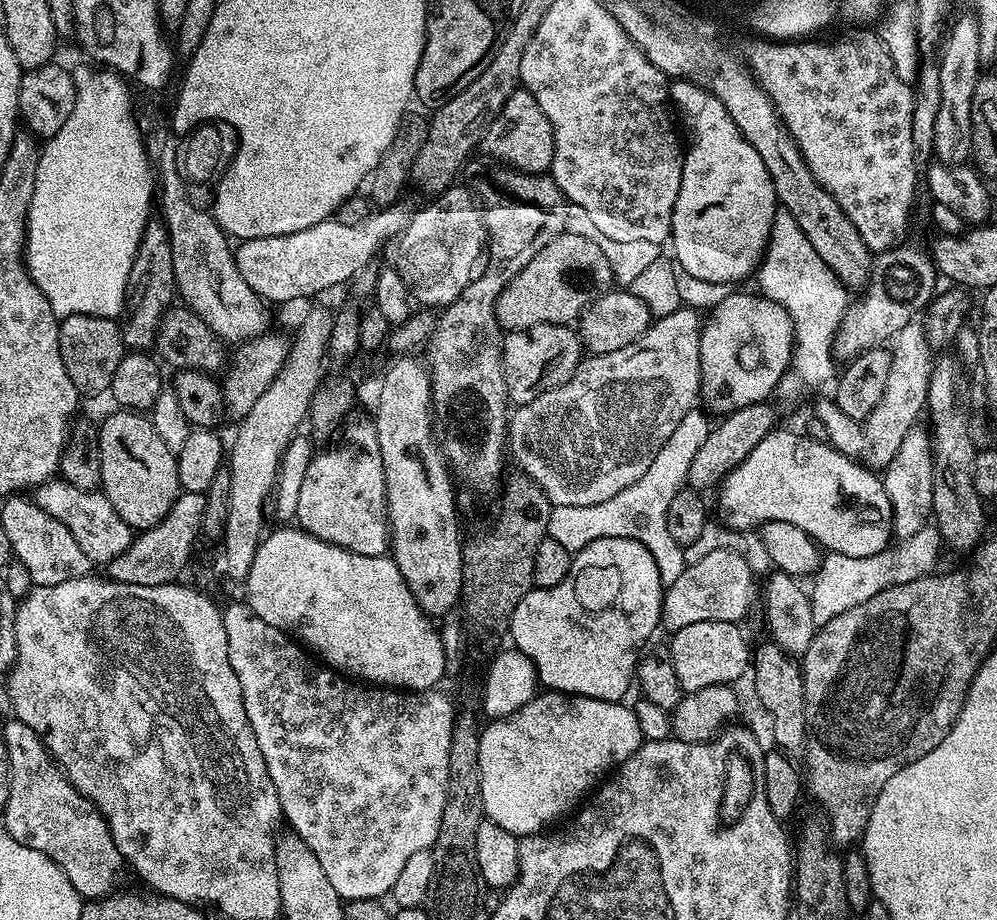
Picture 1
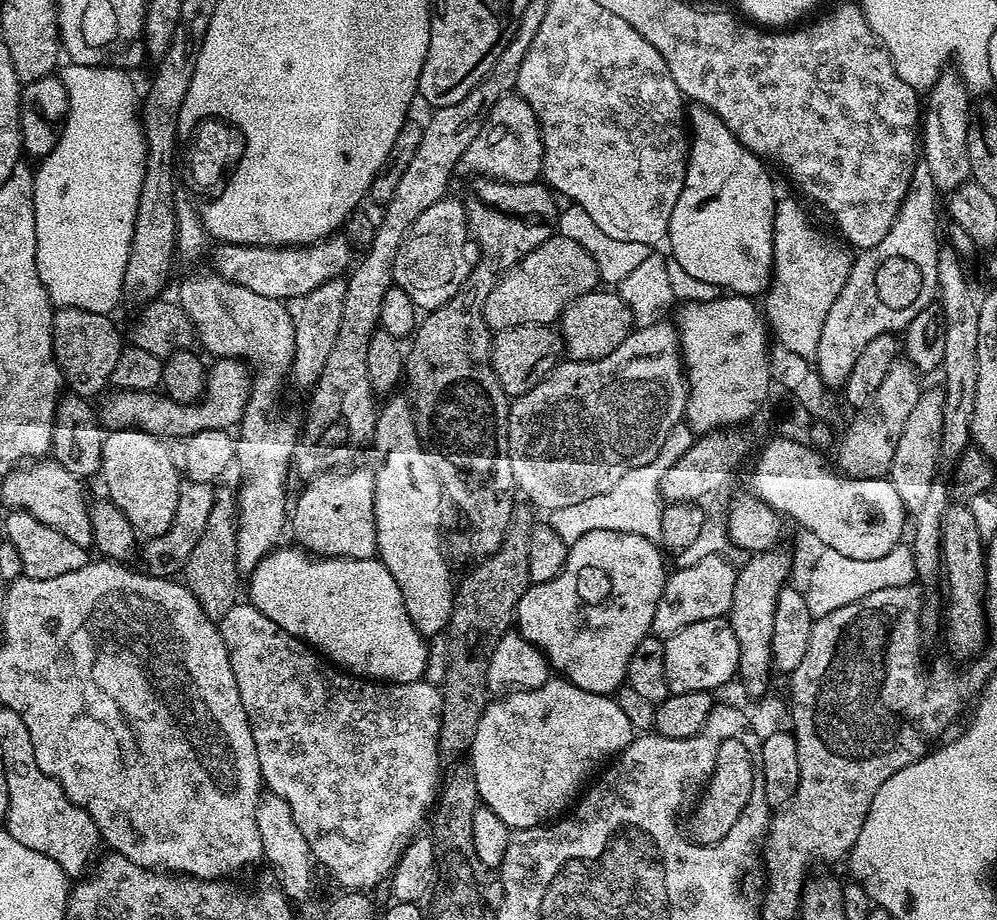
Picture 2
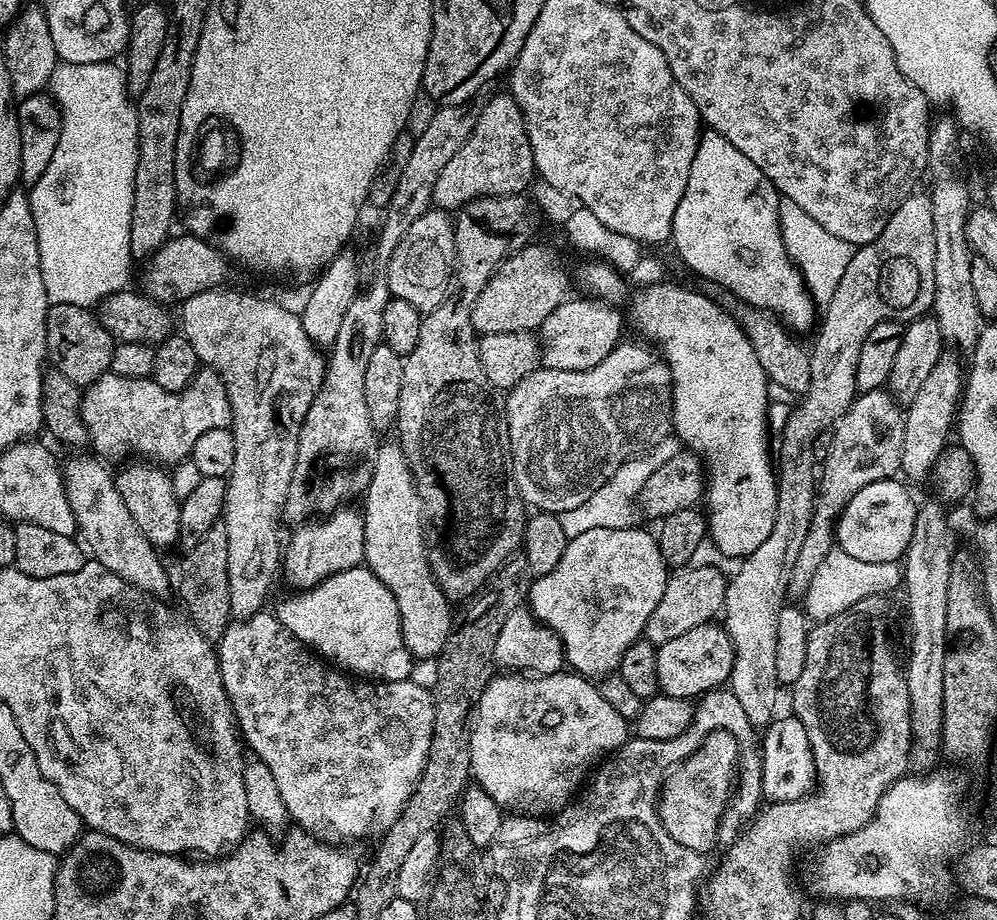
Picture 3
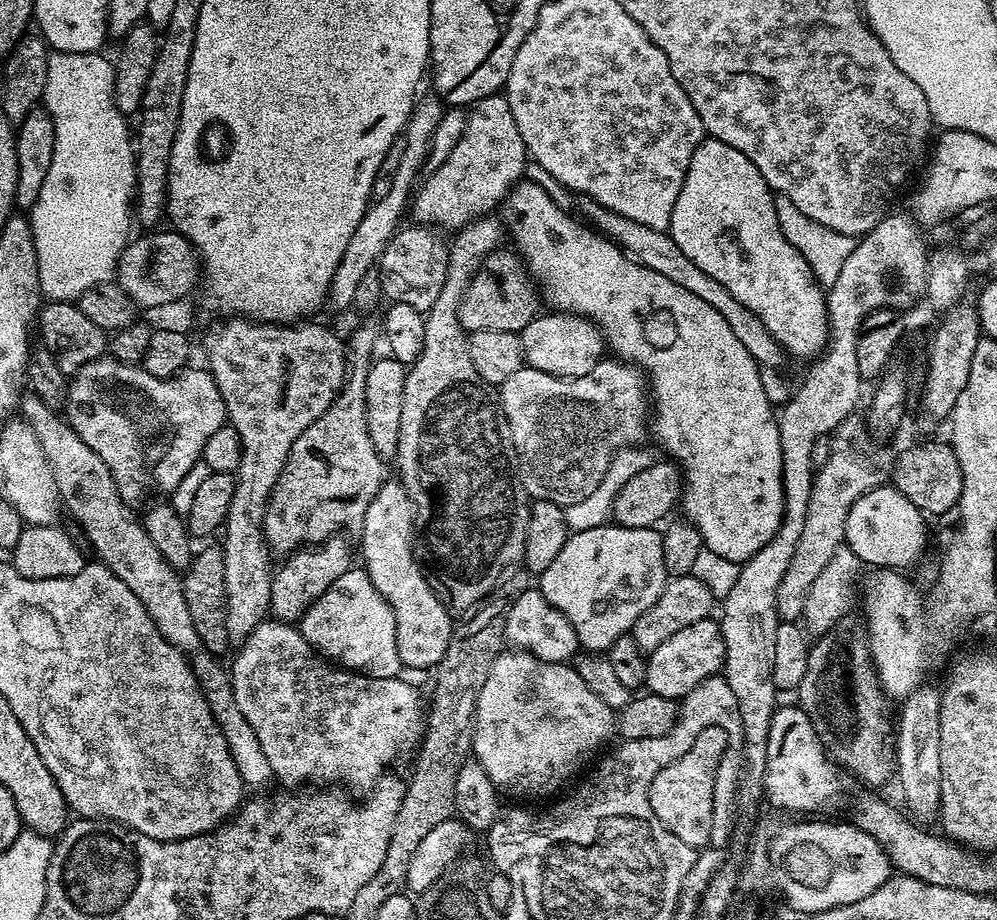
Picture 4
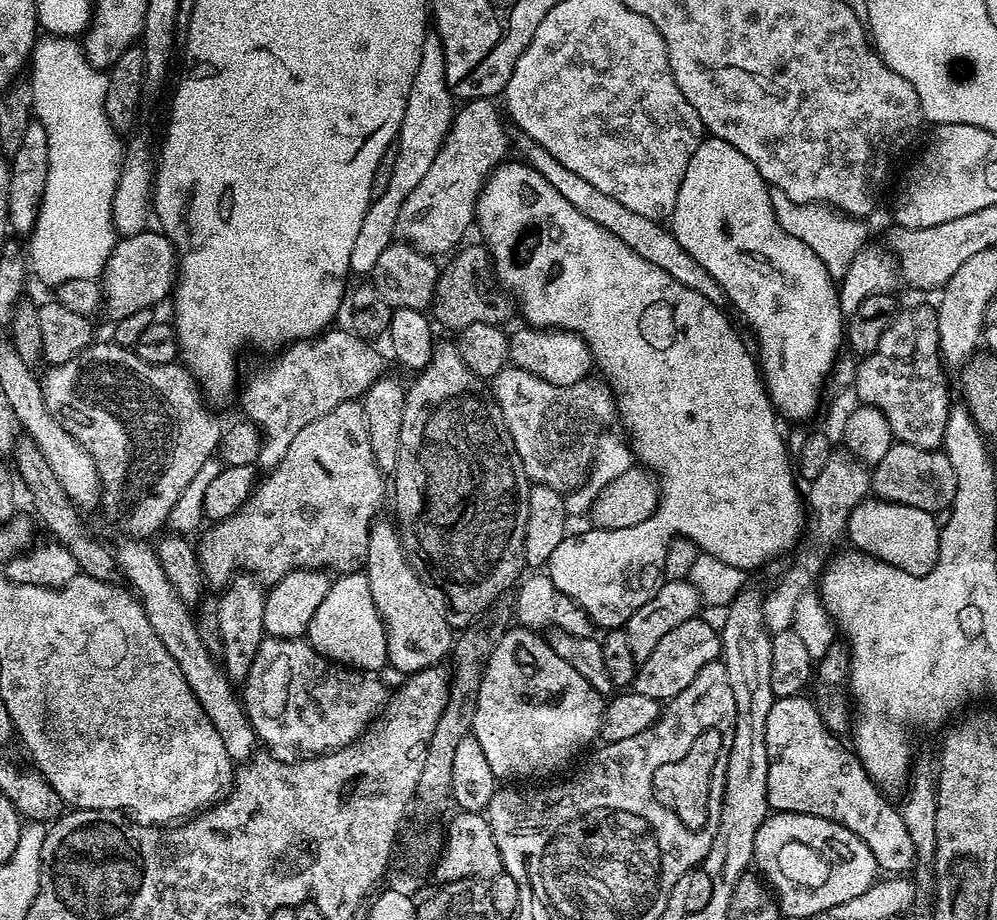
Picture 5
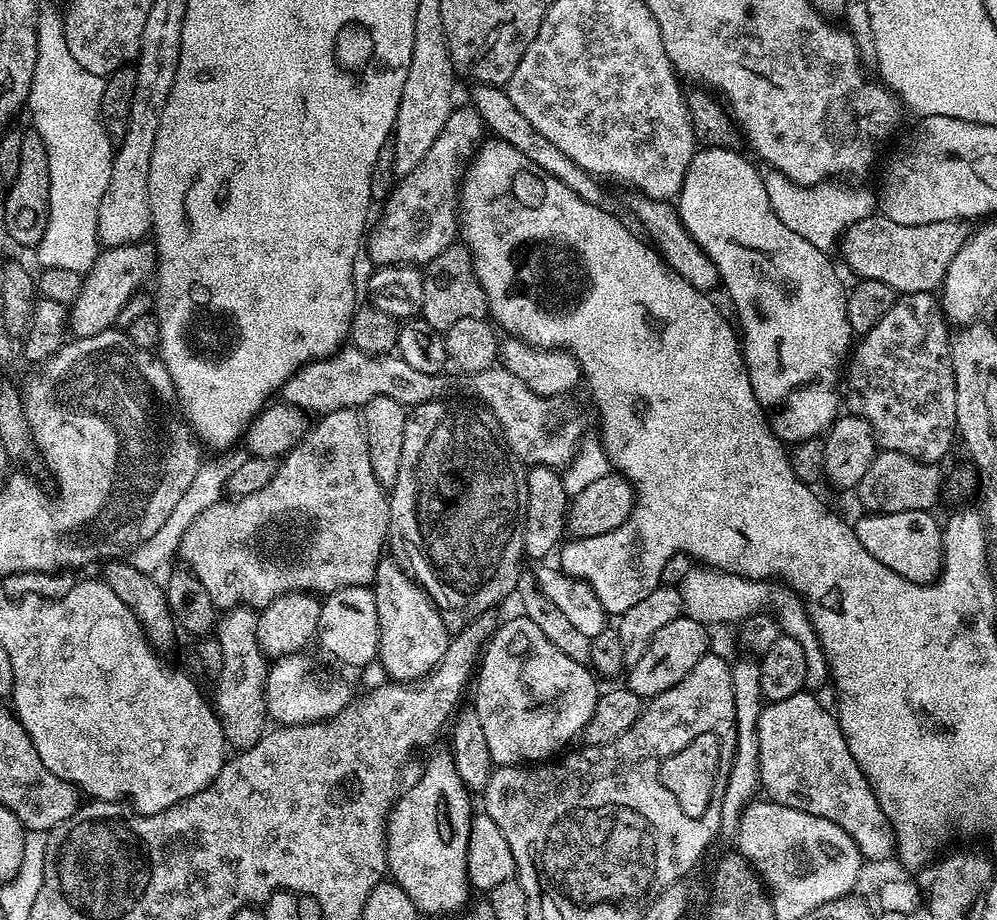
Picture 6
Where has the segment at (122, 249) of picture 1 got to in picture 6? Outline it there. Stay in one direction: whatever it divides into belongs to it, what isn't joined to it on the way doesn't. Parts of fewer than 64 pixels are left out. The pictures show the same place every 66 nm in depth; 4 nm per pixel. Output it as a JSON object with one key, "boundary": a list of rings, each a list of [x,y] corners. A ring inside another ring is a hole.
{"boundary":[[[41,7],[36,13],[36,37],[38,58],[34,66],[32,89],[28,95],[26,112],[32,115],[31,127],[40,135],[46,146],[46,158],[50,158],[50,210],[46,222],[46,234],[42,234],[34,255],[40,259],[41,269],[72,270],[84,274],[102,251],[98,238],[98,208],[110,186],[110,170],[114,155],[114,141],[106,134],[100,120],[100,99],[105,77],[90,74],[78,66],[70,46],[66,46],[62,16],[59,11]]]}

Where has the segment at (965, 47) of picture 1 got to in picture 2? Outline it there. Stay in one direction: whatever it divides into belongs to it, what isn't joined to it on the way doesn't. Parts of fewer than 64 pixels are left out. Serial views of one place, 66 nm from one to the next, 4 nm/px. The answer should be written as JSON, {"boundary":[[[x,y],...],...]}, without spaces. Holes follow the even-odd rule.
{"boundary":[[[945,70],[940,73],[938,82],[927,93],[926,107],[922,112],[922,160],[930,165],[930,174],[941,193],[947,194],[958,186],[969,183],[972,171],[970,170],[970,157],[966,147],[966,134],[968,133],[968,121],[970,119],[970,93],[968,85],[964,83],[959,71]]]}

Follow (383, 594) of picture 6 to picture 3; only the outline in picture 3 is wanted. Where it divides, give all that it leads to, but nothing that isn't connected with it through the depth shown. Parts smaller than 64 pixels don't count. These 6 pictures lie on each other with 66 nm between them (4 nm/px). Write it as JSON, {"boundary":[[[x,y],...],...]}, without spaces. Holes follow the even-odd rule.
{"boundary":[[[381,443],[377,447],[372,477],[368,491],[363,493],[363,500],[362,515],[366,530],[364,564],[383,582],[386,590],[394,594],[394,602],[398,602],[406,650],[410,650],[417,661],[431,661],[440,655],[442,646],[446,646],[454,608],[433,578],[432,568],[428,565],[424,502],[420,499],[416,479],[399,443]]]}

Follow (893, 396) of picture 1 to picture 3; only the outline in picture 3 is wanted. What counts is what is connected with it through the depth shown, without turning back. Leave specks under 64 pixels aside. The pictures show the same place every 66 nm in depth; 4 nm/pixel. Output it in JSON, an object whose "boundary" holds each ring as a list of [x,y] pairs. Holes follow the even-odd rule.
{"boundary":[[[891,391],[859,393],[843,416],[836,421],[831,433],[833,441],[830,452],[822,461],[818,472],[816,508],[812,512],[810,530],[806,530],[802,550],[798,550],[798,559],[794,561],[794,574],[790,574],[788,596],[792,598],[806,596],[814,570],[825,561],[826,554],[836,544],[836,521],[850,498],[854,498],[854,494],[858,494],[862,486],[895,477],[900,472],[904,412],[901,405],[893,399]]]}

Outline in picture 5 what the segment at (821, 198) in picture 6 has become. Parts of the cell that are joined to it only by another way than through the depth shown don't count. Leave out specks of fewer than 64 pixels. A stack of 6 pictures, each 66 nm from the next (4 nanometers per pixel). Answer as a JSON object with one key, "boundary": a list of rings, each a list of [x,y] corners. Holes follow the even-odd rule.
{"boundary":[[[772,188],[771,193],[778,226],[782,226],[782,230],[786,230],[786,234],[798,238],[798,242],[806,242],[806,246],[810,246],[810,250],[814,250],[814,254],[822,260],[826,270],[833,278],[841,278],[847,274],[847,268],[853,262],[855,255],[868,240],[866,239],[868,228],[864,225],[867,223],[845,216],[822,204],[790,202],[790,198],[786,198],[786,194],[782,194],[782,190],[777,188]]]}

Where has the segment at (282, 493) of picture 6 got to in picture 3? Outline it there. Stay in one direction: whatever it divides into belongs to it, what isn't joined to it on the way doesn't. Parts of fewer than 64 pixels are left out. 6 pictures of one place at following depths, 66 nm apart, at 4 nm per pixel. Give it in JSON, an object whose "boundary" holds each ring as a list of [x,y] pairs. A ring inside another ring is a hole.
{"boundary":[[[376,278],[361,287],[350,302],[338,336],[326,356],[324,381],[300,427],[300,441],[296,447],[296,465],[290,482],[283,515],[295,522],[304,522],[317,514],[335,512],[345,502],[368,491],[372,477],[372,463],[378,447],[378,433],[366,410],[362,382],[370,354],[384,339],[382,314],[390,299],[388,284]]]}

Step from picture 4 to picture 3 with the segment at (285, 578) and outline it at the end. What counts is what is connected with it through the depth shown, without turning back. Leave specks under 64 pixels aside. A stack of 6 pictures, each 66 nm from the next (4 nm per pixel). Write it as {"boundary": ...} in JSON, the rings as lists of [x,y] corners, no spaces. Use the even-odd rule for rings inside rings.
{"boundary":[[[341,506],[323,518],[312,518],[301,523],[292,537],[287,537],[282,548],[282,576],[285,576],[296,590],[312,588],[326,578],[342,570],[359,568],[364,564],[366,530],[364,517],[352,506]]]}

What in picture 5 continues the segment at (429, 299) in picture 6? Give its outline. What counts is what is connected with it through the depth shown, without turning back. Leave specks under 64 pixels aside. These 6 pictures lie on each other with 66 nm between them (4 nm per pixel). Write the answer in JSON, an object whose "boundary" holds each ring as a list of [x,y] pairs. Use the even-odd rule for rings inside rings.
{"boundary":[[[461,247],[451,257],[453,260],[448,265],[443,265],[441,274],[436,279],[436,296],[430,305],[431,315],[437,325],[445,324],[446,327],[453,328],[453,330],[474,326],[476,322],[503,325],[504,319],[514,312],[513,301],[500,287],[494,275],[487,247],[479,247]]]}

